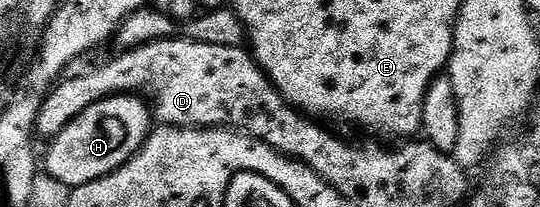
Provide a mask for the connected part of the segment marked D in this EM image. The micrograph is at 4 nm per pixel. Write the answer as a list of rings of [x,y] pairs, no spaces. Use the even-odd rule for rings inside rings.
[[[172,36],[172,37],[163,39],[162,42],[148,42],[147,45],[145,45],[145,46],[136,46],[134,48],[128,49],[126,52],[119,52],[119,53],[123,53],[123,54],[117,55],[116,58],[112,60],[112,62],[103,62],[103,63],[100,64],[100,66],[93,67],[92,70],[88,72],[88,74],[79,74],[79,75],[76,76],[76,78],[69,78],[65,82],[60,81],[58,83],[58,85],[56,85],[54,87],[54,89],[52,89],[50,91],[50,93],[48,93],[47,97],[43,99],[43,106],[39,110],[39,115],[37,116],[37,120],[35,121],[34,133],[36,135],[38,135],[38,137],[39,137],[39,134],[40,134],[41,137],[47,138],[46,140],[54,140],[54,139],[59,137],[59,133],[61,133],[61,131],[63,131],[65,129],[65,127],[68,124],[70,124],[70,122],[72,122],[72,120],[74,120],[74,118],[76,118],[76,116],[78,116],[81,112],[85,112],[85,108],[89,108],[93,104],[97,104],[101,99],[103,99],[103,98],[113,98],[113,97],[115,97],[116,94],[130,94],[130,95],[134,95],[136,92],[143,92],[143,91],[139,91],[139,90],[149,90],[151,93],[153,93],[152,96],[151,96],[152,99],[150,98],[150,101],[153,103],[153,118],[154,118],[154,121],[156,123],[158,123],[159,126],[180,126],[182,128],[182,130],[217,130],[217,129],[220,129],[220,128],[230,128],[230,129],[232,129],[232,130],[234,130],[236,132],[242,132],[244,134],[247,134],[247,135],[250,136],[250,138],[256,138],[257,140],[261,140],[269,148],[271,148],[271,149],[275,150],[276,152],[278,152],[278,154],[283,154],[287,158],[293,158],[293,159],[296,159],[296,160],[298,160],[300,162],[304,162],[305,164],[308,164],[309,162],[311,162],[311,158],[307,158],[307,154],[303,154],[303,150],[299,150],[299,126],[307,126],[307,123],[309,123],[311,118],[305,116],[304,119],[302,120],[302,122],[299,122],[299,119],[303,116],[303,114],[299,115],[299,117],[297,117],[297,118],[295,118],[295,116],[300,111],[296,110],[294,112],[294,114],[291,114],[292,110],[294,110],[295,107],[289,106],[287,104],[287,102],[282,98],[282,96],[280,96],[280,94],[277,93],[277,91],[275,90],[275,87],[271,85],[271,81],[267,78],[267,75],[263,73],[263,69],[260,68],[260,66],[255,62],[254,57],[252,57],[252,58],[243,58],[243,56],[246,53],[246,51],[247,50],[244,49],[243,46],[221,47],[221,46],[214,46],[213,44],[197,43],[197,42],[194,42],[193,40],[189,40],[187,38],[182,38],[180,36]]]

